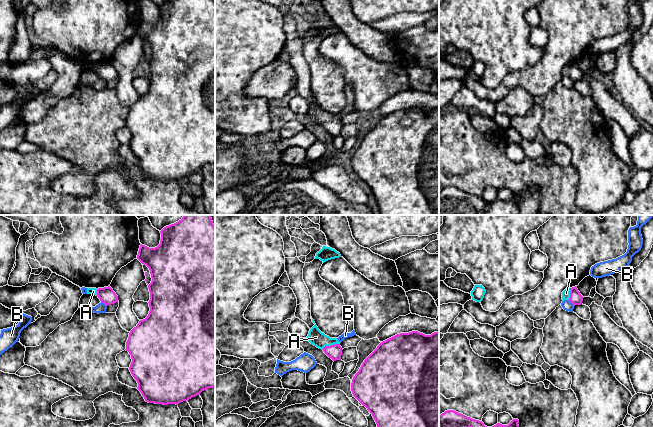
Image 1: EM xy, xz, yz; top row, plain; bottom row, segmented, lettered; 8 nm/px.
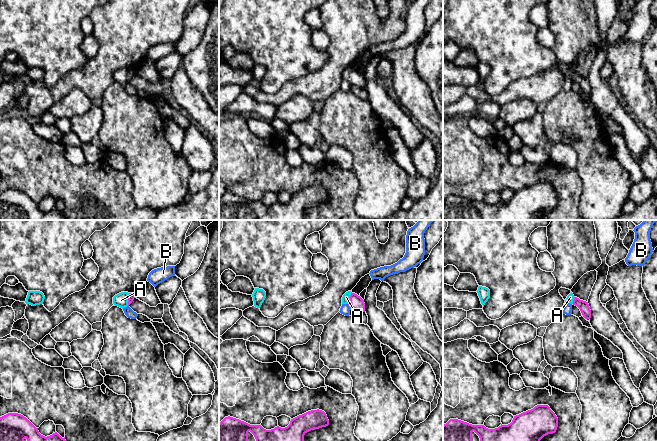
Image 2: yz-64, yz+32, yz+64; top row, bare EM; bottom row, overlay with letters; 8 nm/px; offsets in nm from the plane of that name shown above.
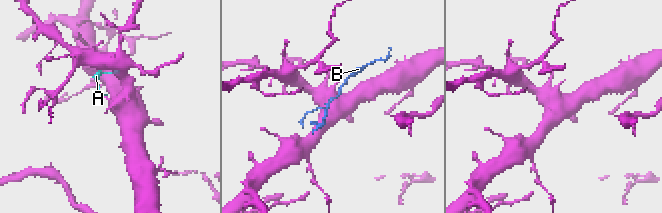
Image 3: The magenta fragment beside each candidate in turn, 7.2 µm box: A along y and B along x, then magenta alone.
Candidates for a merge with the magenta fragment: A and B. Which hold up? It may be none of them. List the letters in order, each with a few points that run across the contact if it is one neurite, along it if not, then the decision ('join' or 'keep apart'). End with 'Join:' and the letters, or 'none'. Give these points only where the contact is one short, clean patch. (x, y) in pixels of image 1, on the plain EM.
A: xz (334, 128), (331, 121), (316, 113) | join
B: xy (101, 77), (107, 81) | keep apart
Join: A

